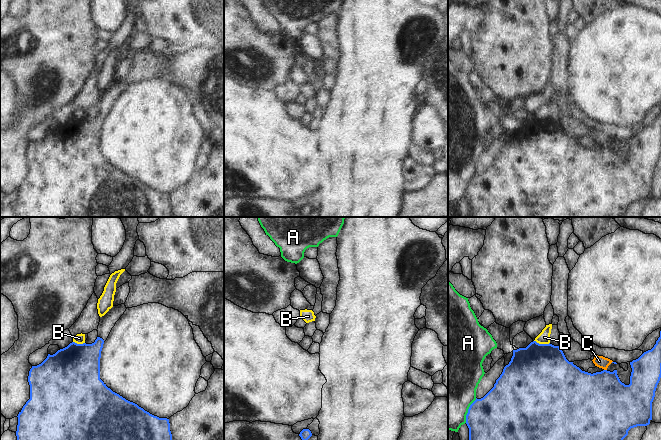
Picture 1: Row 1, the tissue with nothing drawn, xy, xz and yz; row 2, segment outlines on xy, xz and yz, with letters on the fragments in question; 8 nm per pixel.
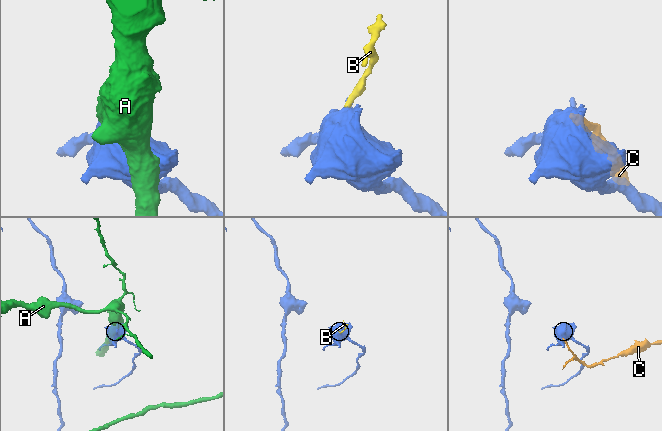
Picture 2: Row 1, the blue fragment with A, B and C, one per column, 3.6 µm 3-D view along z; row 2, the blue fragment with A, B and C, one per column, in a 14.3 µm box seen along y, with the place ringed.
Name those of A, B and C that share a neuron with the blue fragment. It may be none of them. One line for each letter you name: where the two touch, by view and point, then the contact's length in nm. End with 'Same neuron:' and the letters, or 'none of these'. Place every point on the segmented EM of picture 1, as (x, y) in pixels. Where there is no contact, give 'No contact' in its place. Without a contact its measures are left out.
Same neuron: none of these

